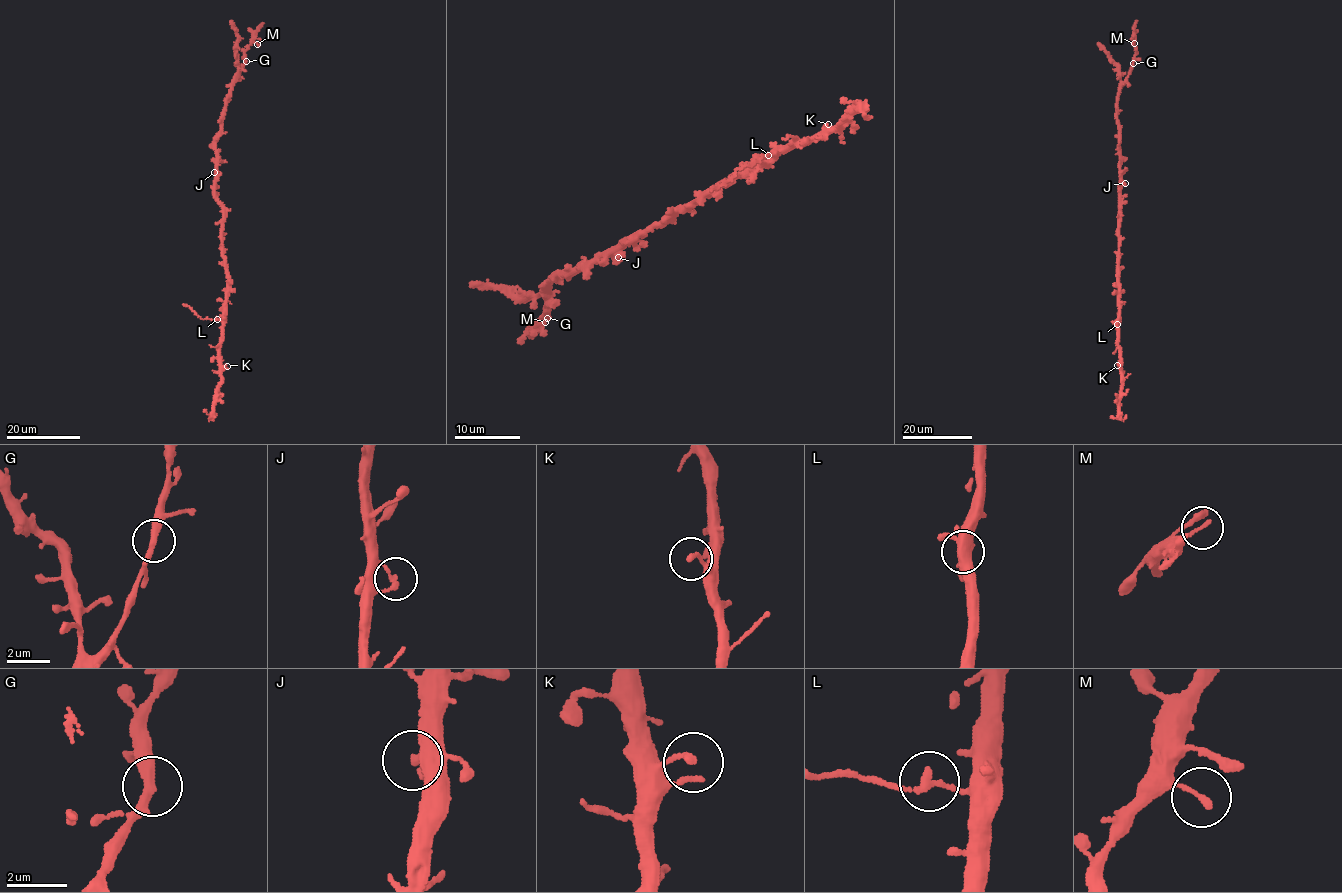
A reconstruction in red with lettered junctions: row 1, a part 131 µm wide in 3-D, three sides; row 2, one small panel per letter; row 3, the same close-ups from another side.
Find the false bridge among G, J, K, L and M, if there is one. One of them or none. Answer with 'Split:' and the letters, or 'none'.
Split: L

